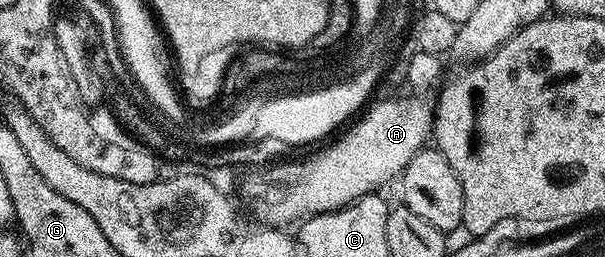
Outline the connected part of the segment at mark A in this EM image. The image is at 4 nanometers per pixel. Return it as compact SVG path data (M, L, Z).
M413 97L417 98L377 102L364 111L365 119L350 134L343 135L322 154L286 166L273 164L265 170L270 169L266 174L255 175L245 186L252 217L267 226L285 228L288 222L297 224L316 214L341 210L356 198L380 191L380 186L387 185L392 178L394 181L433 133L434 107L421 99L424 97Z

